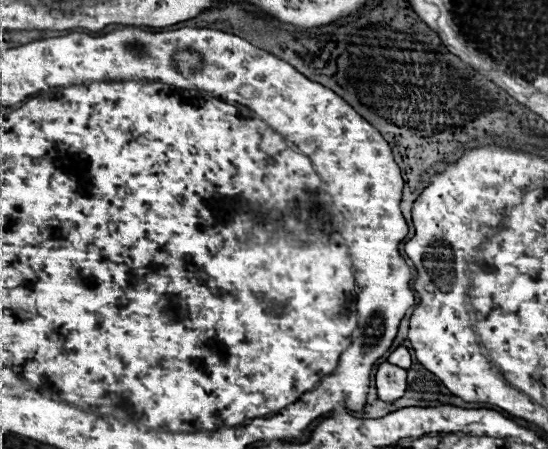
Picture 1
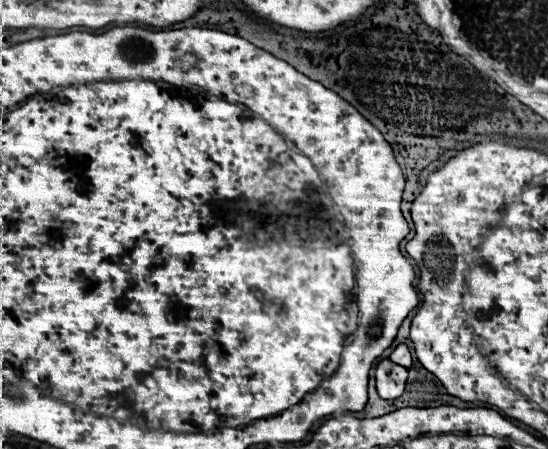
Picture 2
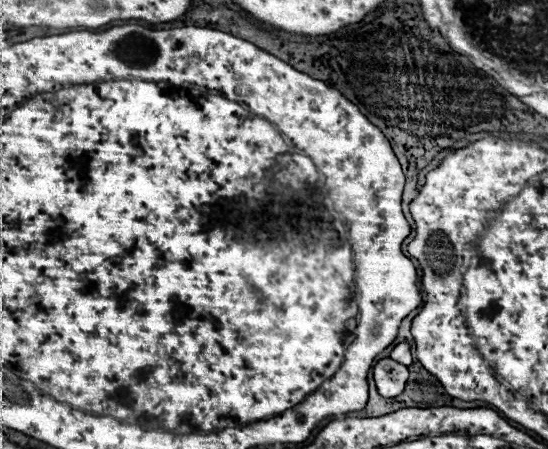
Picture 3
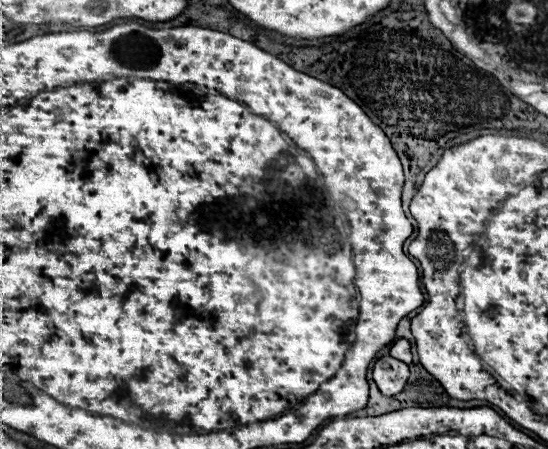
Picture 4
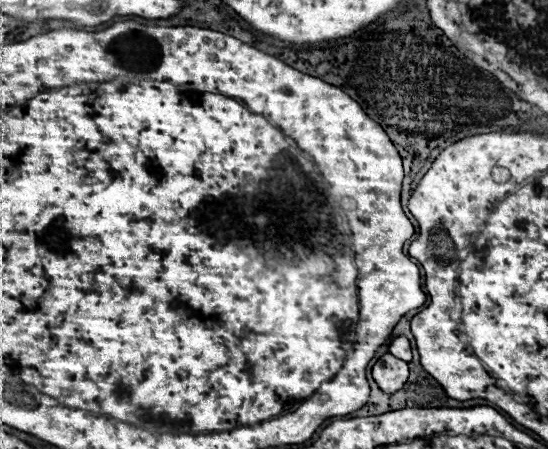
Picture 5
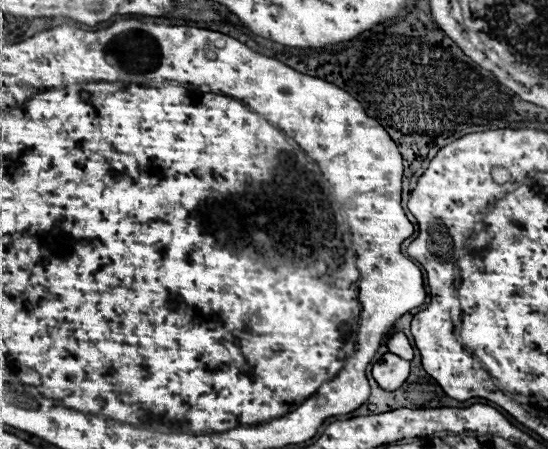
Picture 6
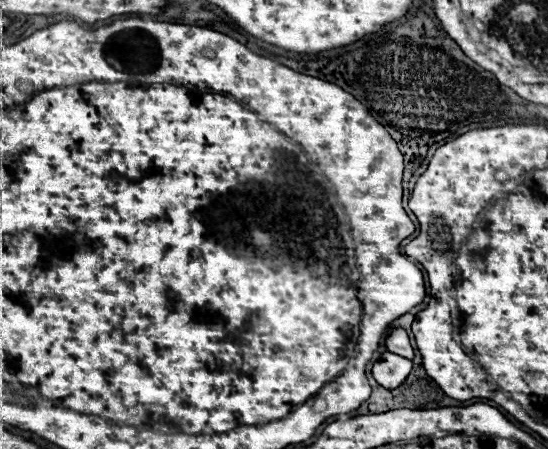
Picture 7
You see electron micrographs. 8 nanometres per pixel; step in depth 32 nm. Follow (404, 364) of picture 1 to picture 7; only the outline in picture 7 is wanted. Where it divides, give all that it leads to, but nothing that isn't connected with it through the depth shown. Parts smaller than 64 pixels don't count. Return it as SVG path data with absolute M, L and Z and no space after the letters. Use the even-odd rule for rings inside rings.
M394 328L390 332L390 336L386 338L386 348L402 358L408 358L412 360L414 358L414 352L412 352L412 346L410 346L410 340L408 340L408 334L402 330L402 328Z

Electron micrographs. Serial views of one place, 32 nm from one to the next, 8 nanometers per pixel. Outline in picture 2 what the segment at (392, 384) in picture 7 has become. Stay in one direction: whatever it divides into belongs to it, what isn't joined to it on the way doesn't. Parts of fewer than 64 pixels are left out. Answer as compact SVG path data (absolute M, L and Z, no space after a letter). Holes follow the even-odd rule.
M382 360L376 366L376 388L378 388L380 398L384 398L384 400L400 398L406 388L406 378L408 378L406 368L402 368L390 360Z

